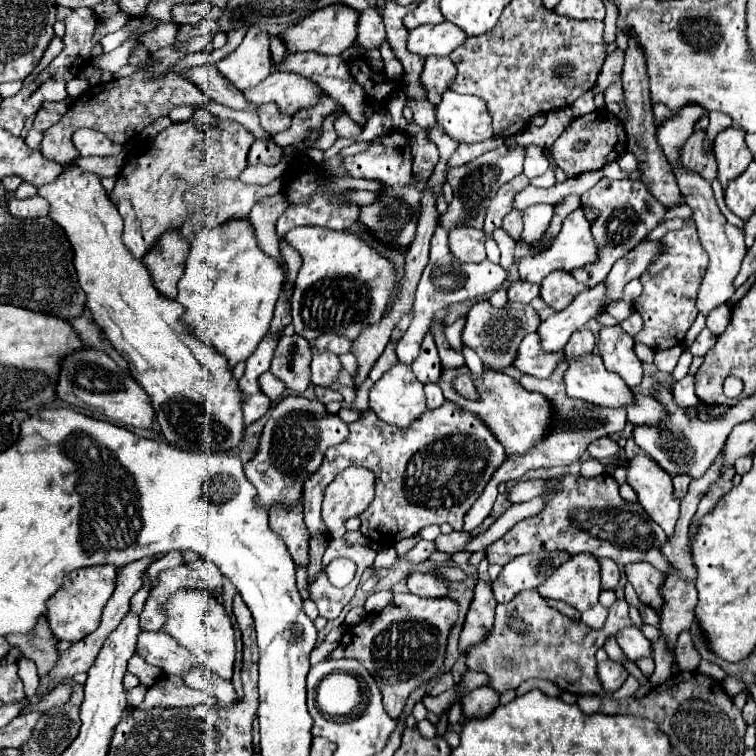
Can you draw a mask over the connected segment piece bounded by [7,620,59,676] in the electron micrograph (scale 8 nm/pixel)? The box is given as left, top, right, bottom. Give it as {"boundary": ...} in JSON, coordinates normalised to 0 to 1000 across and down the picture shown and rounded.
{"boundary":[[[54,820],[49,839],[44,839],[44,841],[17,839],[17,841],[9,841],[9,849],[20,857],[28,857],[28,862],[49,878],[52,894],[60,894],[78,870],[75,849],[65,839],[62,820]]]}

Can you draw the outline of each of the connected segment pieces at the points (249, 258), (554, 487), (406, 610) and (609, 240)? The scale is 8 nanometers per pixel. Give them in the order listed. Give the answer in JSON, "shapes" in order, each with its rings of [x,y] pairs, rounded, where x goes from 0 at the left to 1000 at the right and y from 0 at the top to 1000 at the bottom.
{"shapes":[[[[308,291],[308,296],[266,304],[255,312],[231,397],[245,407],[239,426],[247,437],[261,450],[282,458],[308,487],[313,479],[327,476],[353,442],[372,376],[374,357],[340,328],[332,296],[327,291]]],[[[745,627],[737,632],[721,635],[721,651],[718,656],[731,656],[724,661],[718,675],[702,685],[694,685],[684,690],[668,709],[663,709],[657,717],[644,722],[642,733],[647,746],[660,746],[668,749],[673,741],[679,741],[687,733],[697,730],[734,730],[734,728],[747,728],[755,735],[779,730],[787,738],[808,738],[819,749],[837,746],[837,743],[856,743],[872,754],[880,757],[880,741],[874,741],[872,722],[880,717],[880,704],[874,701],[872,693],[866,693],[858,680],[851,675],[848,667],[843,664],[829,664],[819,656],[819,640],[808,627],[795,627],[787,632],[771,632],[766,627]]],[[[522,786],[520,796],[501,812],[488,812],[467,831],[462,828],[451,852],[438,862],[438,870],[467,870],[478,876],[496,897],[512,944],[525,952],[538,921],[560,902],[567,902],[586,881],[589,854],[597,828],[604,820],[604,796],[597,791],[567,794],[549,786]]],[[[795,235],[779,254],[769,259],[769,267],[784,270],[784,275],[792,278],[792,288],[782,296],[782,307],[784,307],[784,315],[790,317],[790,325],[795,328],[795,347],[774,352],[774,354],[763,354],[763,360],[755,360],[755,362],[761,365],[761,370],[784,381],[806,362],[806,354],[813,349],[813,344],[819,344],[832,331],[837,331],[872,296],[872,291],[880,283],[880,275],[848,238]]]]}

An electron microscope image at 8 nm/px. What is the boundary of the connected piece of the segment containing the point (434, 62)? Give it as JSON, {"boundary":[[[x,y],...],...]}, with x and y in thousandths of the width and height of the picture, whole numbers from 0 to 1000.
{"boundary":[[[591,74],[562,77],[562,87],[557,93],[557,111],[565,122],[565,132],[578,138],[578,132],[583,132],[583,122],[591,119],[594,106],[599,106],[602,98],[604,93]]]}

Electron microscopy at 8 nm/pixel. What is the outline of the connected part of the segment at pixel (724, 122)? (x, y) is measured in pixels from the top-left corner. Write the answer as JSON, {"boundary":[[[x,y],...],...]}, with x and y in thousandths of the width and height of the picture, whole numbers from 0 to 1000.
{"boundary":[[[938,148],[938,156],[940,156],[940,164],[938,164],[938,169],[935,169],[935,180],[933,180],[933,188],[930,188],[933,201],[943,193],[943,185],[946,185],[946,180],[948,180],[948,175],[964,169],[967,161],[970,161],[967,153],[959,153],[956,148]]]}

